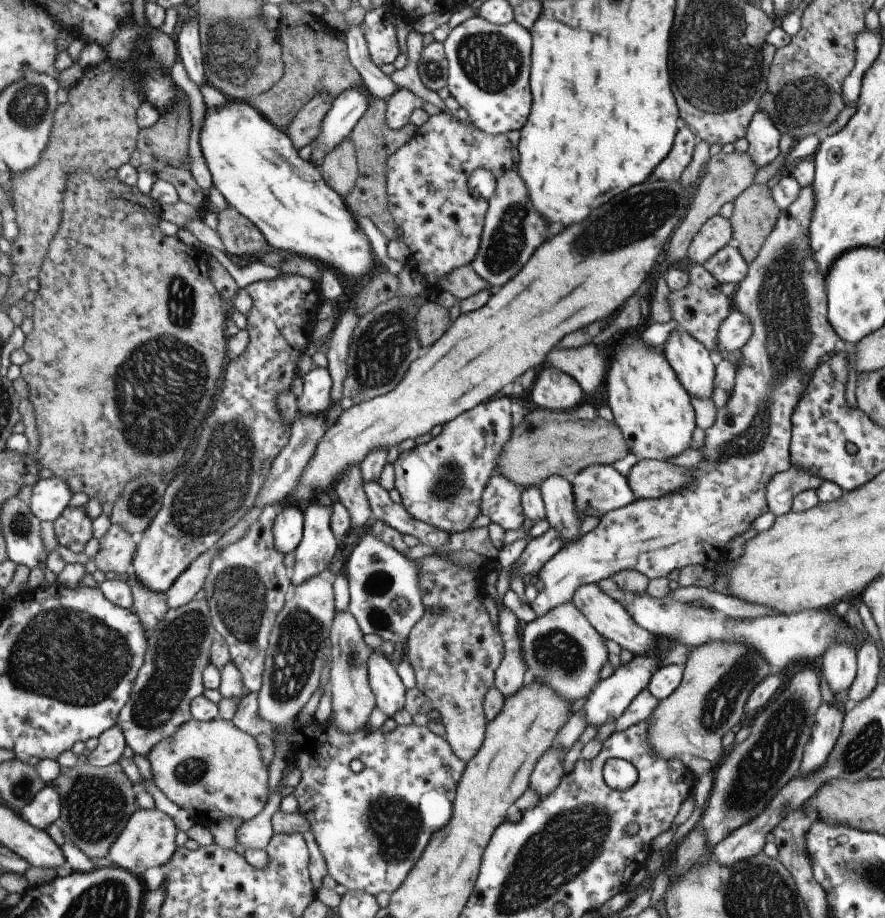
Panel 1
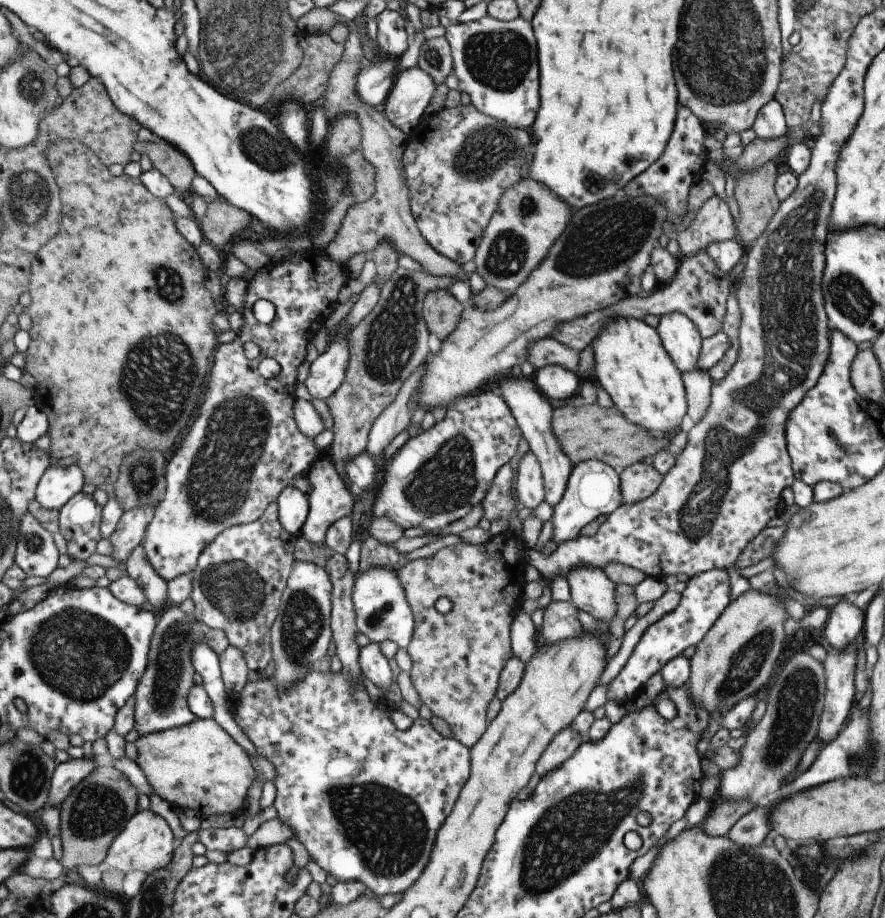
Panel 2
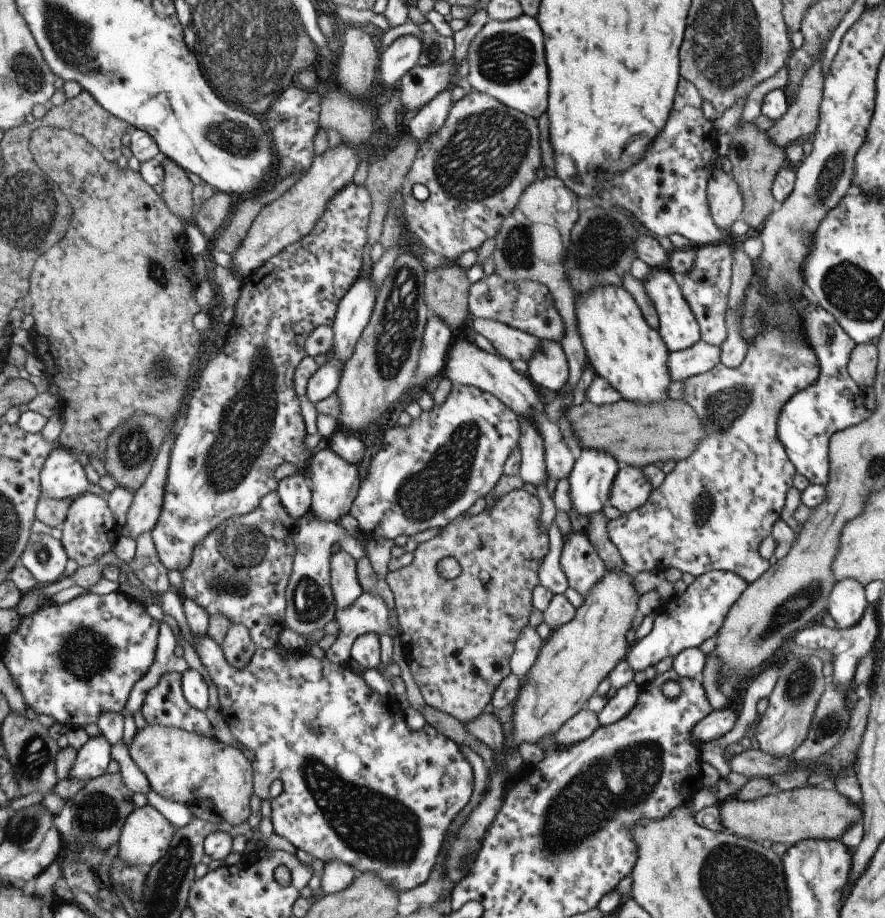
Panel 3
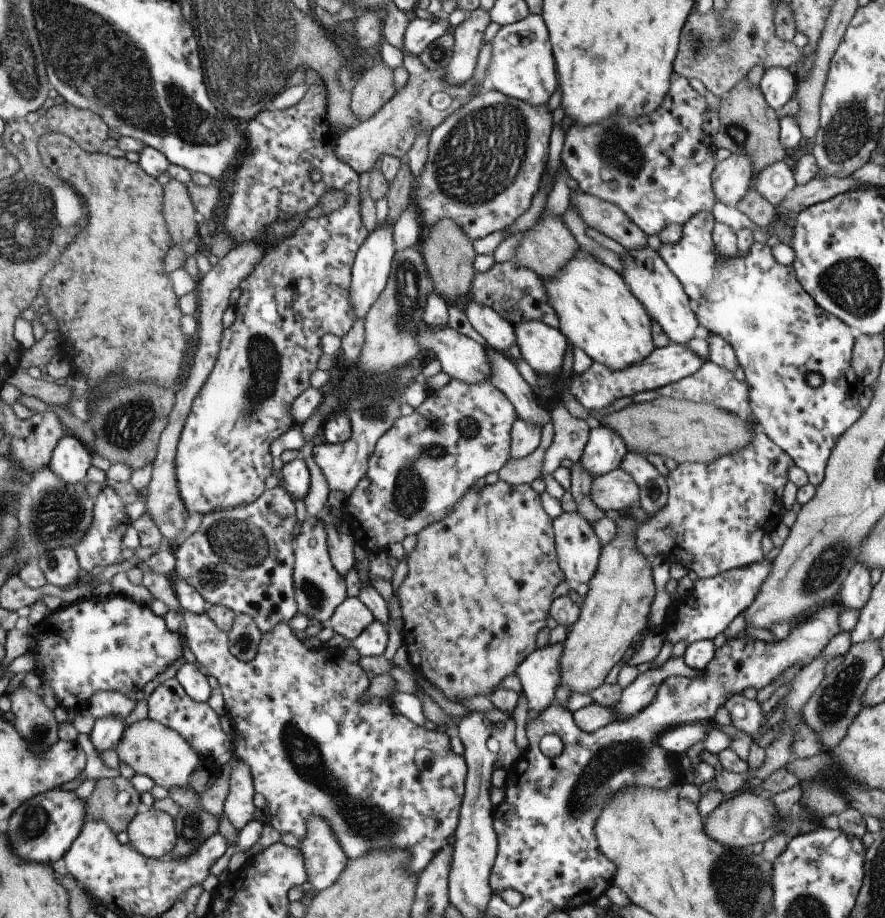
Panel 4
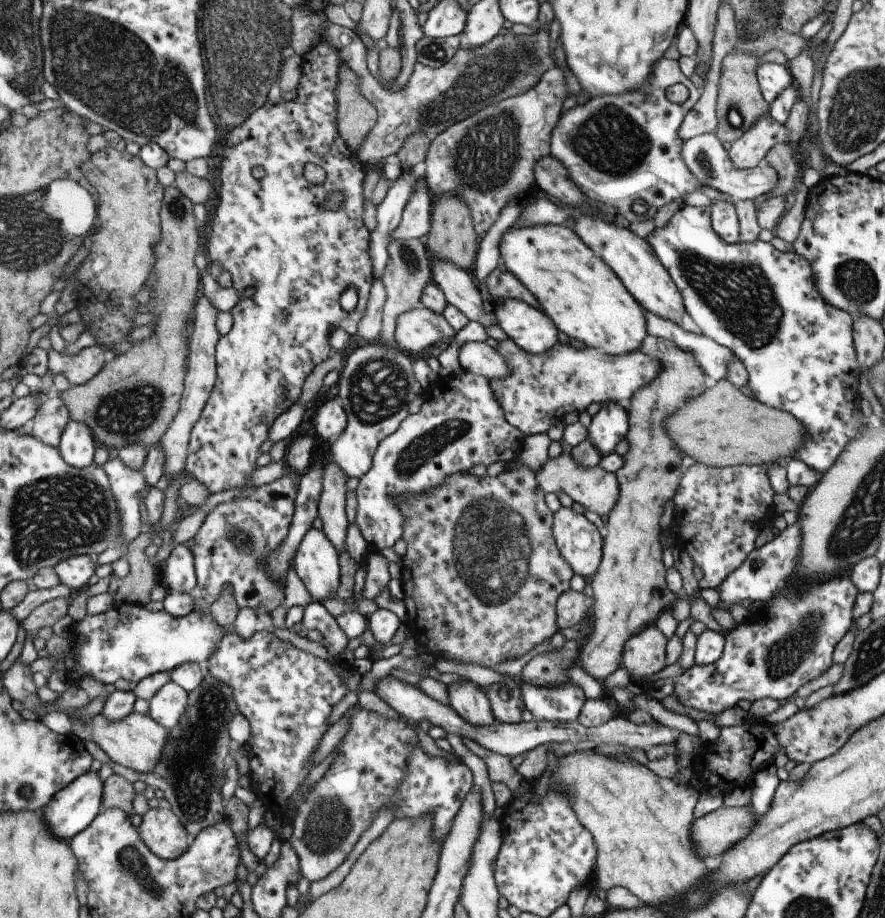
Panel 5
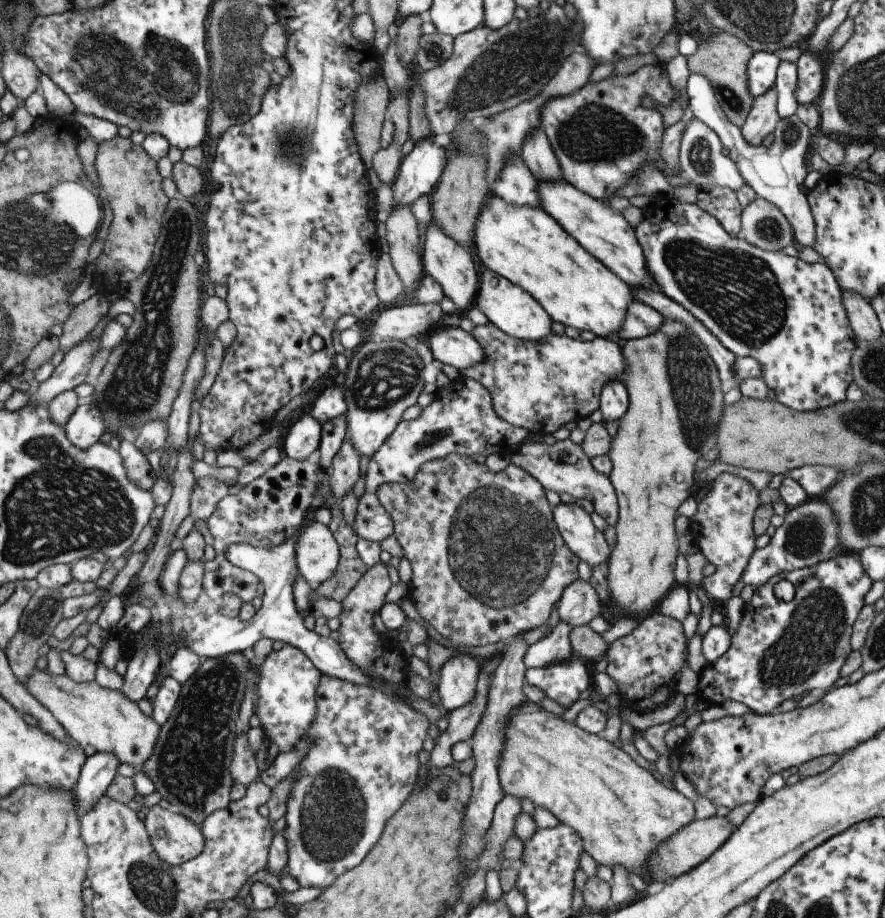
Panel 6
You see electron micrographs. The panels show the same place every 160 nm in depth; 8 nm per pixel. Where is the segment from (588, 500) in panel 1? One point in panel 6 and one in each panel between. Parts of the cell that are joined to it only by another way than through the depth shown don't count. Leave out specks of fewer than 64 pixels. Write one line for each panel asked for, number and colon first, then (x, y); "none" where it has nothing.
2: (592, 489)
3: (593, 470)
4: (604, 448)
5: (609, 425)
6: (613, 401)

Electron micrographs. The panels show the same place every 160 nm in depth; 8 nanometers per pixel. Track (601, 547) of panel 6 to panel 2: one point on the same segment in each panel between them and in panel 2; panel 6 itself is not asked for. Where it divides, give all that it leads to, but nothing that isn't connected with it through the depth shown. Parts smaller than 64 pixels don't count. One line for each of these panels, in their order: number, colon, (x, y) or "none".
2: (591, 591)
3: (582, 568)
4: (577, 547)
5: (577, 539)

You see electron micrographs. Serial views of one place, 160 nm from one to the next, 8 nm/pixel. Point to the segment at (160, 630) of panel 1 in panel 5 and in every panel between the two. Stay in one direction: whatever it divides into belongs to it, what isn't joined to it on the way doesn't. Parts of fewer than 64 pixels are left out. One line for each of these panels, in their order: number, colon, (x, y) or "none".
2: (160, 699)
3: (164, 704)
4: (196, 723)
5: (167, 704)

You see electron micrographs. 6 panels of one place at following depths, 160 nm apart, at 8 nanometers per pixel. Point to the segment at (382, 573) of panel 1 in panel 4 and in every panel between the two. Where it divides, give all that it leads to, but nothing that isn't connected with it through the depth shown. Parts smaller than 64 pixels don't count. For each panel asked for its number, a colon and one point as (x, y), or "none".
2: (381, 611)
3: (367, 613)
4: (349, 618)

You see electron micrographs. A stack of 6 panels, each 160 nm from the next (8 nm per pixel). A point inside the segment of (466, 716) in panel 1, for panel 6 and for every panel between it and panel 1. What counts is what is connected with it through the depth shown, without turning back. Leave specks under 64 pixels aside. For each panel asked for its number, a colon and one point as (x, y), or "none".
2: (456, 658)
3: (457, 635)
4: (478, 586)
5: (481, 573)
6: (488, 562)

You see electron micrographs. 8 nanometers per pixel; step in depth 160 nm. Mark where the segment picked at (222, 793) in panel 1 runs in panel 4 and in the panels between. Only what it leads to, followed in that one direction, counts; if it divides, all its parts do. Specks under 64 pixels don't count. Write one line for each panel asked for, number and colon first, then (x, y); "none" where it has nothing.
2: (198, 766)
3: (181, 766)
4: (149, 748)

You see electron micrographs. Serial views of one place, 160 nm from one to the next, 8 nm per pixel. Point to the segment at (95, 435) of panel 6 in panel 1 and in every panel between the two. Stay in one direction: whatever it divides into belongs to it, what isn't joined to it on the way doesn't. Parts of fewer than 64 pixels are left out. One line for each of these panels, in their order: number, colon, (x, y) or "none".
1: (50, 496)
2: (59, 484)
3: (62, 477)
4: (70, 461)
5: (76, 446)

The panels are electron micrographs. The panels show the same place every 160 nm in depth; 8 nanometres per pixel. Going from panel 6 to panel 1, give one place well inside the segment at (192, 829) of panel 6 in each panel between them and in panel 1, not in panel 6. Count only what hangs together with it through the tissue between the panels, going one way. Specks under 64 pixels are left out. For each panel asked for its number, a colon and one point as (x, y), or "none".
1: (147, 841)
2: (146, 843)
3: (144, 837)
4: (151, 832)
5: (159, 829)

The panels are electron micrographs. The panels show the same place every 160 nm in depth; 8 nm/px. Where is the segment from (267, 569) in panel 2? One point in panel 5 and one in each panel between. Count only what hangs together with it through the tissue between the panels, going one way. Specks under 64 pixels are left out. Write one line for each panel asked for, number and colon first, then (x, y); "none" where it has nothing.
3: (240, 569)
4: (240, 557)
5: (235, 536)

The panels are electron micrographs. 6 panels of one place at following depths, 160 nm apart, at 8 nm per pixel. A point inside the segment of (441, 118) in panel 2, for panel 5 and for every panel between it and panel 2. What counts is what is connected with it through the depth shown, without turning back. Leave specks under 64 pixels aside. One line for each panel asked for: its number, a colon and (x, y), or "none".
3: (475, 167)
4: (484, 162)
5: (485, 159)

